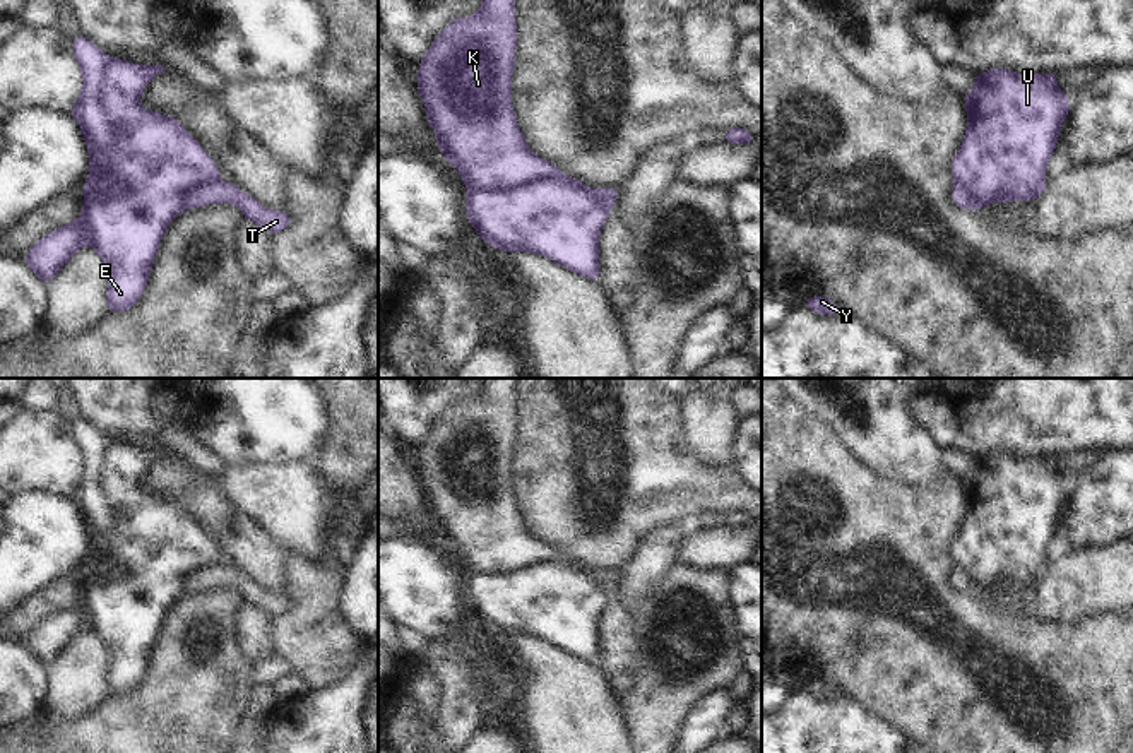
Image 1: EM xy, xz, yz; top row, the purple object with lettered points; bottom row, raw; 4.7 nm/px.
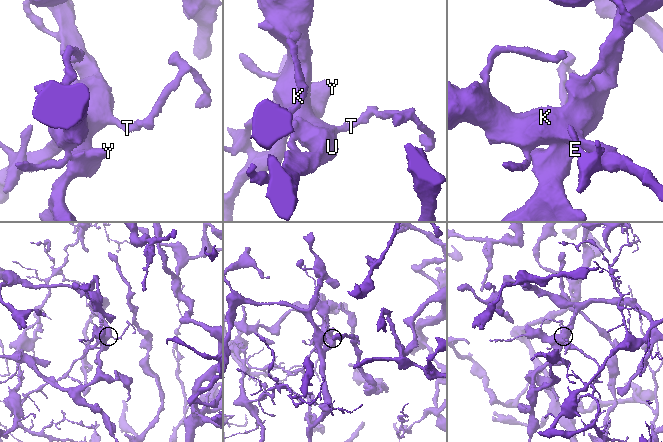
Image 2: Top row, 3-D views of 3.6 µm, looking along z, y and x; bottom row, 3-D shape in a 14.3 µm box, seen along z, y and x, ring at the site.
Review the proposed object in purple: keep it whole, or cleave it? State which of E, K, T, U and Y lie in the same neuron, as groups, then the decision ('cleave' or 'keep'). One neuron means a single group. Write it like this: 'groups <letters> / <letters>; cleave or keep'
groups E U Y / K T; cleave

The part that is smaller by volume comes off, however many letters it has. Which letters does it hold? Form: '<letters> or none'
K, T

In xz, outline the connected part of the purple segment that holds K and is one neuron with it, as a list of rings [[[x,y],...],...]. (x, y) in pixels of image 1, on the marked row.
[[[483,0],[474,15],[448,22],[428,46],[416,80],[426,123],[436,133],[440,152],[469,190],[510,190],[555,175],[582,185],[580,180],[534,154],[519,128],[512,106],[517,53],[515,3],[517,0]]]

